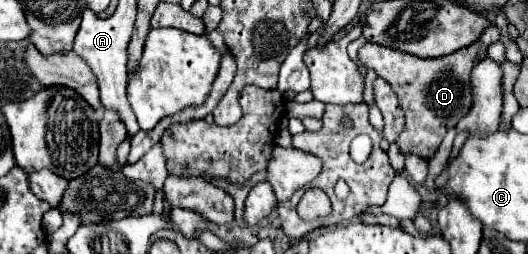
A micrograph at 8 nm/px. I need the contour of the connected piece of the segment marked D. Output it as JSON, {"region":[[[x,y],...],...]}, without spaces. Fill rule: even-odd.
{"region":[[[495,25],[487,27],[483,37],[473,45],[455,51],[447,57],[421,59],[409,53],[395,51],[391,47],[379,47],[377,43],[367,43],[359,49],[359,59],[365,67],[373,67],[379,77],[383,77],[399,97],[405,111],[405,129],[397,139],[401,151],[429,159],[439,149],[445,133],[457,125],[457,121],[471,109],[471,67],[487,57],[487,47],[499,41],[499,29]]]}

